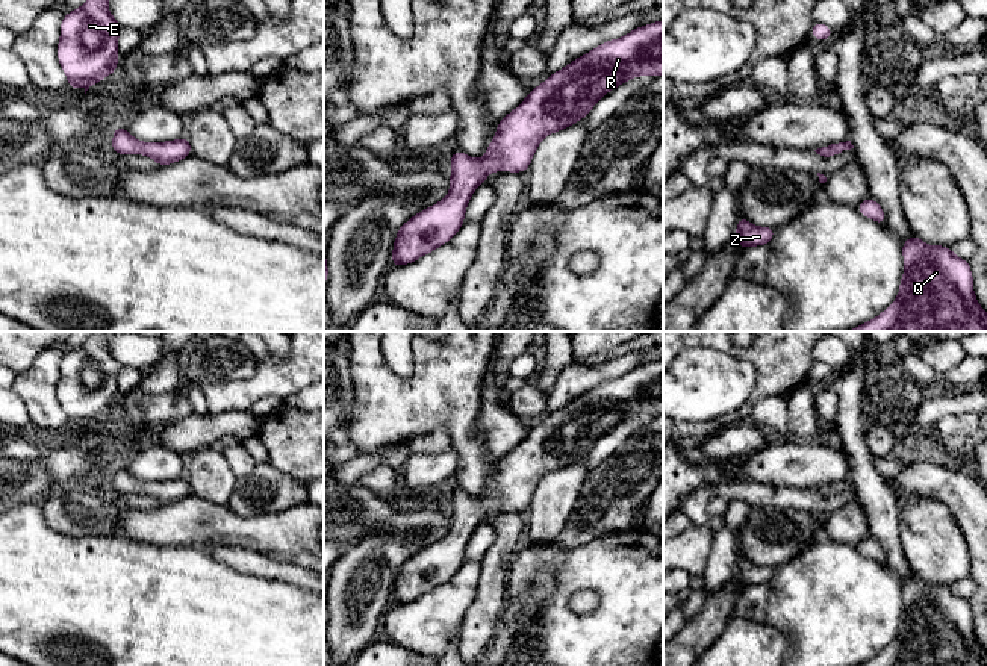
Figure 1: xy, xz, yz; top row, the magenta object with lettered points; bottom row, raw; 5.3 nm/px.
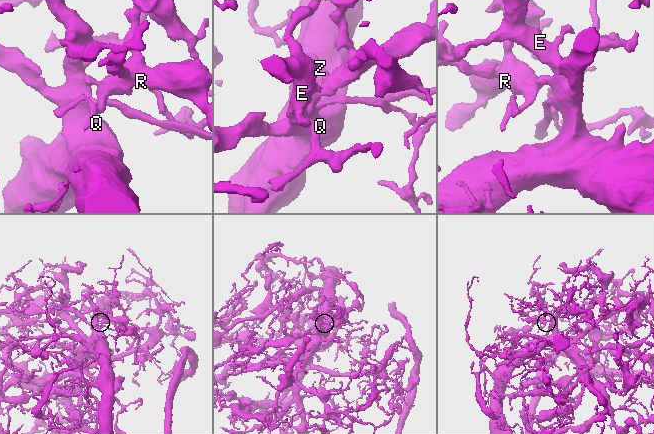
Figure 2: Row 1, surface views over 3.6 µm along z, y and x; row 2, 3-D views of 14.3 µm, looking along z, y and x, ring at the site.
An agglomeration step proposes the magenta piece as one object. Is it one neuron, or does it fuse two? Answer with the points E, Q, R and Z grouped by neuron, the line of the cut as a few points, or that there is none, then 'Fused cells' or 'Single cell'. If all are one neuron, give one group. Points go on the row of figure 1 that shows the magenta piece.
Groups: E Q R Z. No split. Single cell

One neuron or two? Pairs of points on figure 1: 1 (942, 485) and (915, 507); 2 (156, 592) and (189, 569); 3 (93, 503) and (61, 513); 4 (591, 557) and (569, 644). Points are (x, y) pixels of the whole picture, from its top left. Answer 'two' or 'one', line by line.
1: two
2: one
3: one
4: one

